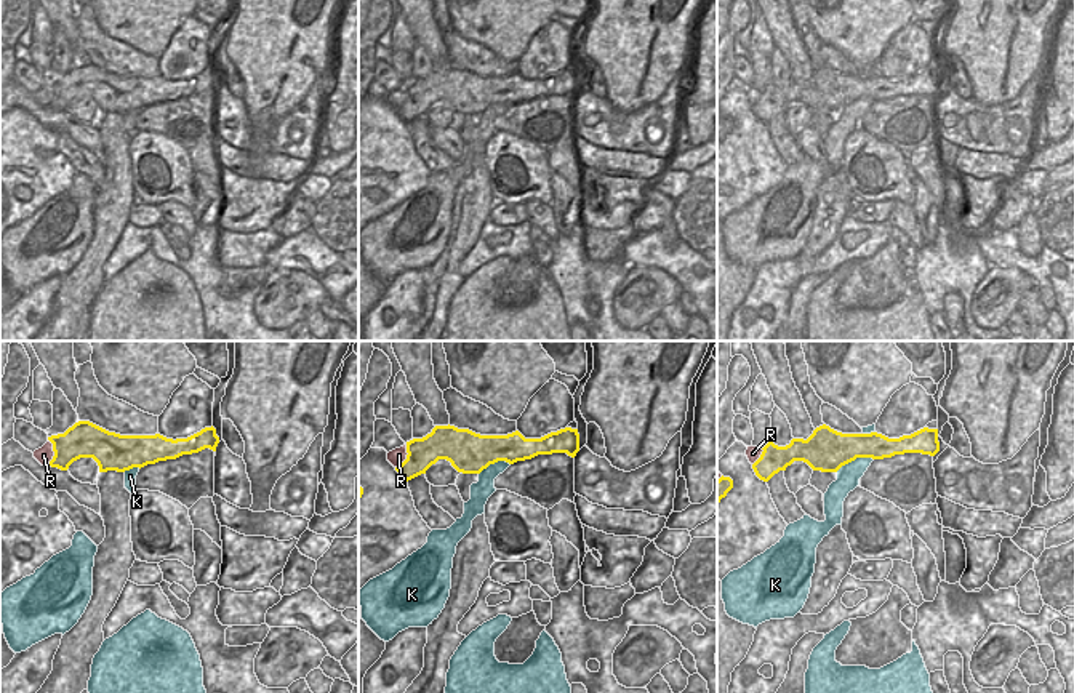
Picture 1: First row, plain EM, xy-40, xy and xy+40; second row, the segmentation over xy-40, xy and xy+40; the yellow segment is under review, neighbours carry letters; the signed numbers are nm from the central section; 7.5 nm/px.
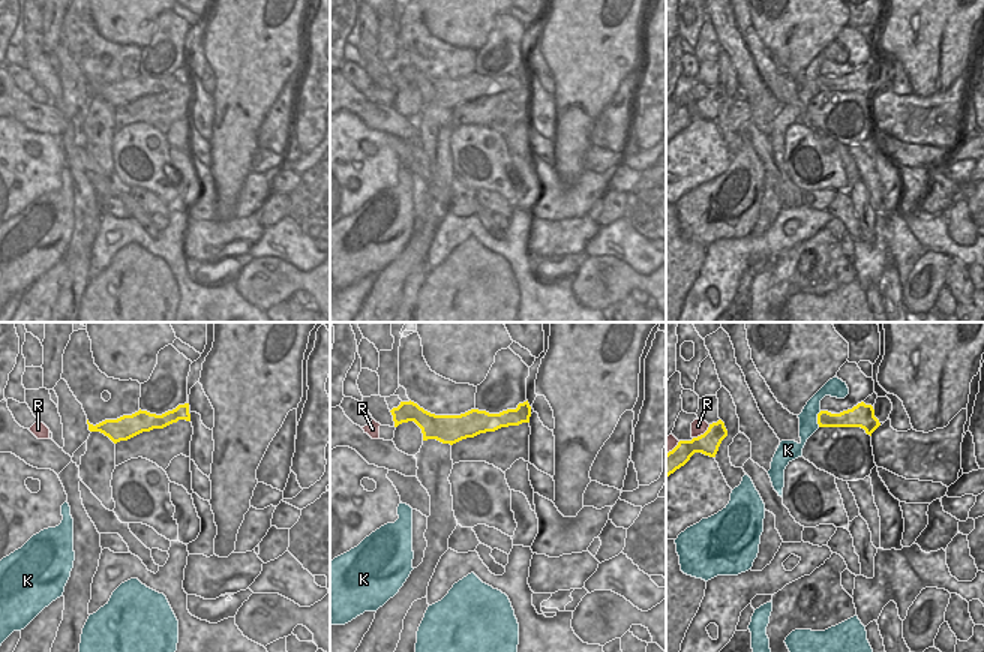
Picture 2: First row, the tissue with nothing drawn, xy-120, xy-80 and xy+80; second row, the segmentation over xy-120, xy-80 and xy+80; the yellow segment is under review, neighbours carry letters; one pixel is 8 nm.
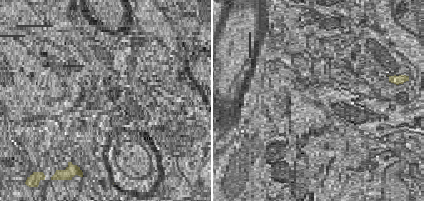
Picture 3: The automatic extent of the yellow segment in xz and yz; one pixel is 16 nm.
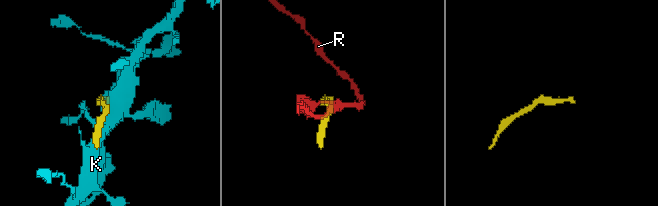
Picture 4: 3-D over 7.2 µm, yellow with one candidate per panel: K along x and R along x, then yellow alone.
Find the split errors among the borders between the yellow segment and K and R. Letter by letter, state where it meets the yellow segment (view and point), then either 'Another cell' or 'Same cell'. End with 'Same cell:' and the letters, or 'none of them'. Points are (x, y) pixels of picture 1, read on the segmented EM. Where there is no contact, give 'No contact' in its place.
K: Touches yellow at xy+40 (853, 460). Another cell
R: Touches yellow at xy-40 (53, 450). Another cell
Same cell: none of them.

